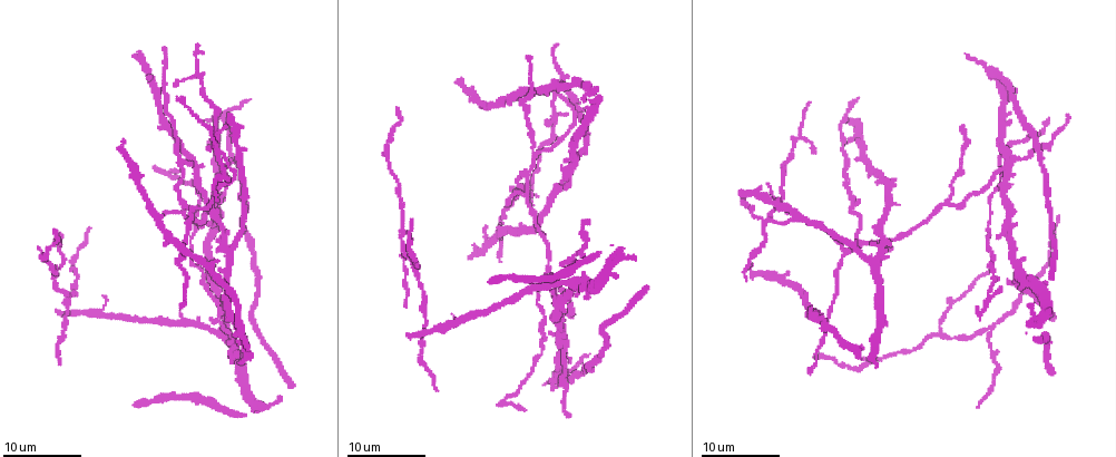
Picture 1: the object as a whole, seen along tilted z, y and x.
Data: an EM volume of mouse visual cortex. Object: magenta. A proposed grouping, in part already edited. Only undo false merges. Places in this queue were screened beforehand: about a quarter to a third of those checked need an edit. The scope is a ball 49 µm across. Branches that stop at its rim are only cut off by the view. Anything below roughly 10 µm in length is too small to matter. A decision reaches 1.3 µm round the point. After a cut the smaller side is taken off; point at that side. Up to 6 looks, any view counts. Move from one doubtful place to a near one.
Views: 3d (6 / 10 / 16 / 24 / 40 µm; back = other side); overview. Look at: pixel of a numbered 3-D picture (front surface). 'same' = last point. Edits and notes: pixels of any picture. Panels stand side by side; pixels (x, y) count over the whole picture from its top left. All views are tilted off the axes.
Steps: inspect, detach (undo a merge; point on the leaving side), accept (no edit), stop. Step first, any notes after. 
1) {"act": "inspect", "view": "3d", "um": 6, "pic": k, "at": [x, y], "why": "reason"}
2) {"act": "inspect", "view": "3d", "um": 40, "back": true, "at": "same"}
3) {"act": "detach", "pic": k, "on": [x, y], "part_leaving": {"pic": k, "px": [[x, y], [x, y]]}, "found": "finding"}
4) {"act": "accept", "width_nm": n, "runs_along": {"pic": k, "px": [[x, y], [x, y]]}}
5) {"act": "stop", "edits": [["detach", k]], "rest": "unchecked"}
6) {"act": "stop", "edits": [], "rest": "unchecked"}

{"act": "inspect", "view": "3d", "um": 10, "pic": 1, "at": [185, 204], "why": "three-way junction"}

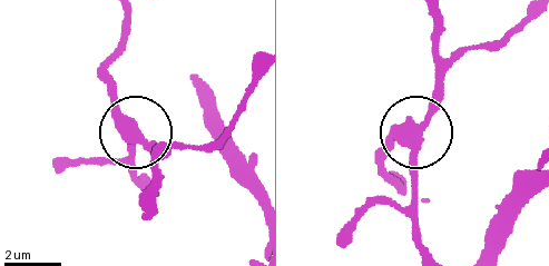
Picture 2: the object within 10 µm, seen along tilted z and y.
{"act": "inspect", "view": "3d", "um": 6, "pic": 2, "at": [419, 124]}

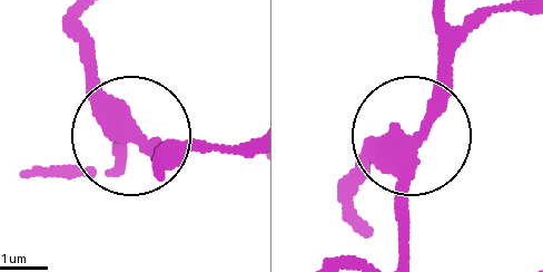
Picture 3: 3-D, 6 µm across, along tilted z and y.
{"act": "accept", "runs_along": {"pic": 3, "px": [[411, 250], [411, 146], [339, 180]]}, "found": "one neuron here"}

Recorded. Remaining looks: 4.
{"act": "inspect", "view": "3d", "um": 10, "pic": 1, "at": [100, 310], "why": "two arms at a narrow angle"}

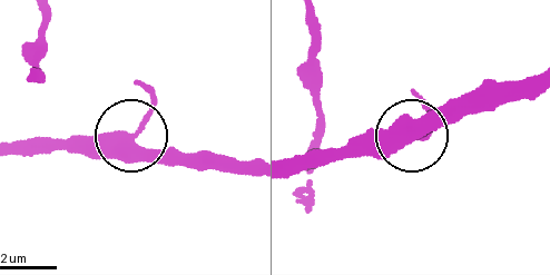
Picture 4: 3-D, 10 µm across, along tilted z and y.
{"act": "accept", "runs_along": {"pic": 4, "px": [[251, 161], [164, 154], [120, 134], [58, 139]]}, "found": "all the same neuron"}

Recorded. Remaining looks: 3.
{"act": "inspect", "view": "3d", "um": 10, "pic": 1, "at": [553, 94]}

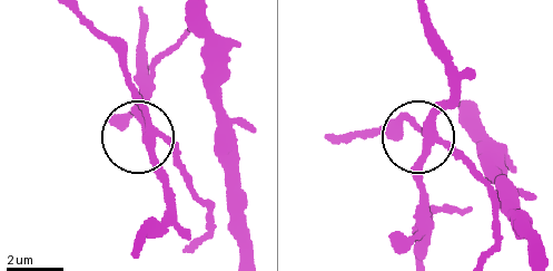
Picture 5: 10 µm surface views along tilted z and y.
{"act": "accept", "arms": 4, "runs_along": {"pic": 5, "px": [[187, 245], [207, 228], [209, 203], [148, 137], [169, 213]]}, "found": "all the same neuron"}

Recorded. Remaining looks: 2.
{"act": "stop", "edits": [], "rest": "unchecked"}

